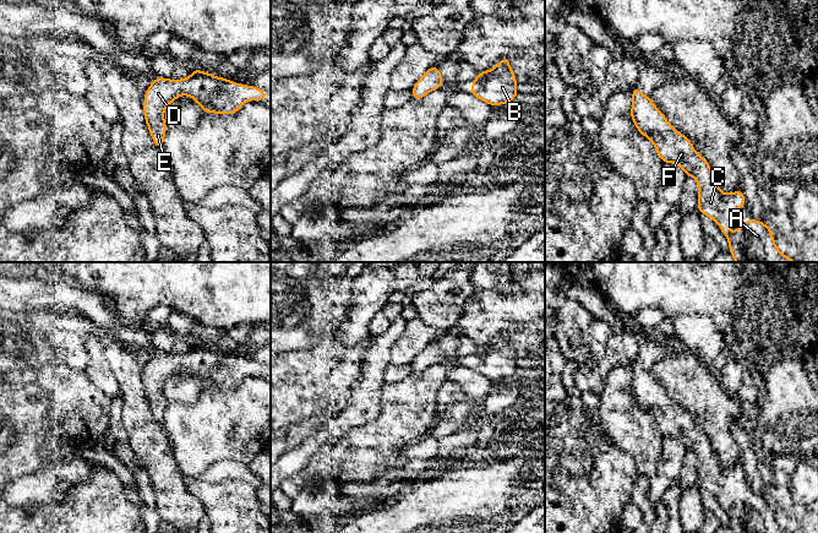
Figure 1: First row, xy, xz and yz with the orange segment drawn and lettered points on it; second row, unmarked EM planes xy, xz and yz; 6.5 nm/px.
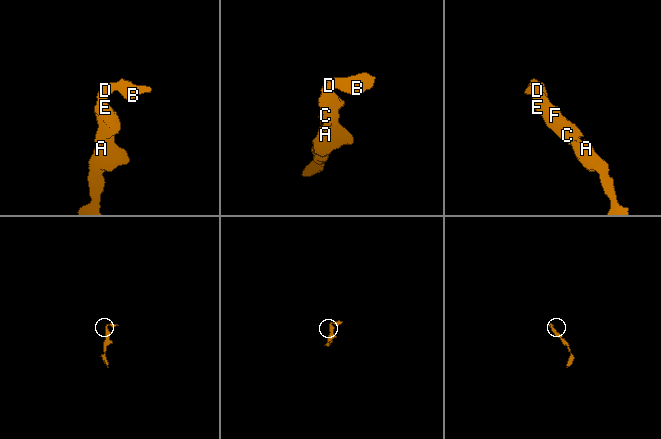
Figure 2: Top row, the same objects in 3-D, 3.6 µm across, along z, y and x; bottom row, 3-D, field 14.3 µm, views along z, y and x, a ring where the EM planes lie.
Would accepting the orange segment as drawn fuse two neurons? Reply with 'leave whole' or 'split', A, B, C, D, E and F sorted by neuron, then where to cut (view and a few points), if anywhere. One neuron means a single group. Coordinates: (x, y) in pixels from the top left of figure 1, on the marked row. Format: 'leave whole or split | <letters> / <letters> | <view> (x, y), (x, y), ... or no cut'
leave whole | A B C D E F | no cut

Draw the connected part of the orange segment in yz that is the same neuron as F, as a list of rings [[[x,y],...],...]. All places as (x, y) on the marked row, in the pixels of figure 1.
[[[637,87],[632,89],[633,104],[631,116],[638,131],[648,137],[655,146],[662,163],[675,163],[680,165],[687,176],[693,176],[698,183],[698,210],[720,225],[720,230],[726,236],[730,245],[730,254],[736,262],[797,262],[785,256],[775,245],[770,227],[754,218],[746,221],[737,230],[729,234],[730,221],[736,219],[735,211],[746,207],[746,198],[742,190],[732,194],[724,194],[713,175],[711,168],[705,158],[699,156],[688,137],[680,134],[670,125],[665,115],[654,105],[650,97],[645,97]]]

